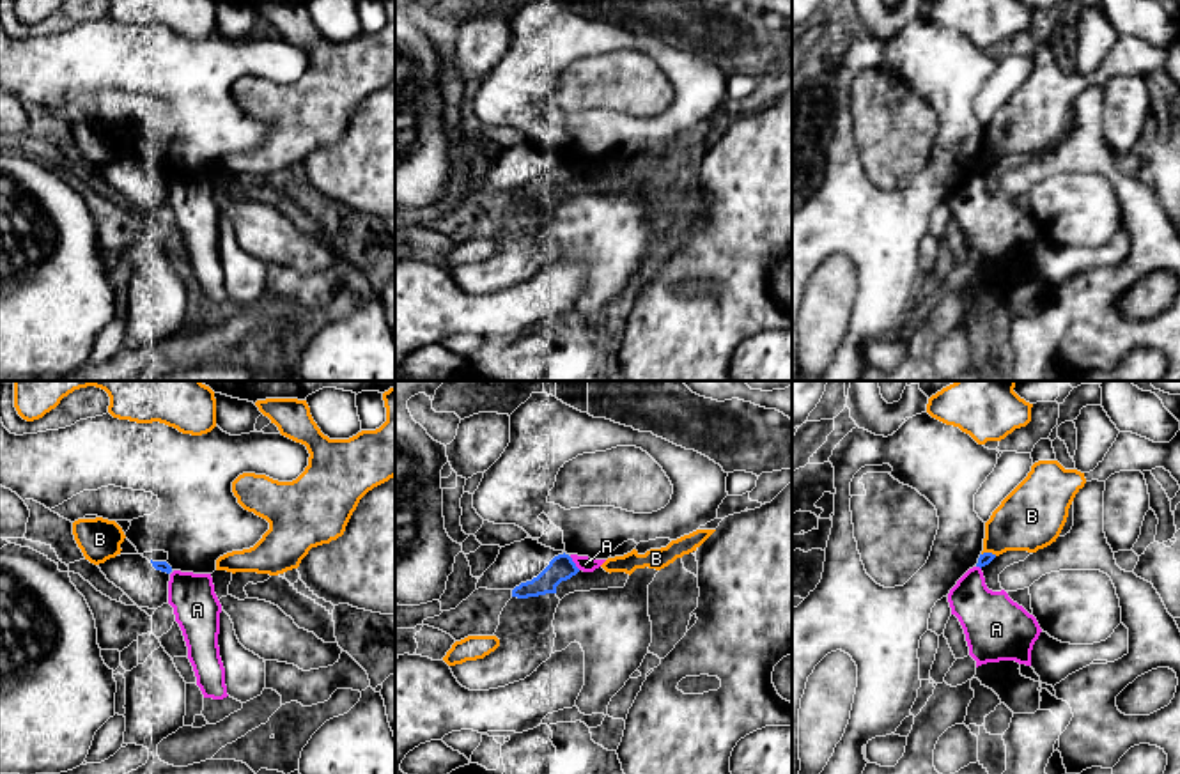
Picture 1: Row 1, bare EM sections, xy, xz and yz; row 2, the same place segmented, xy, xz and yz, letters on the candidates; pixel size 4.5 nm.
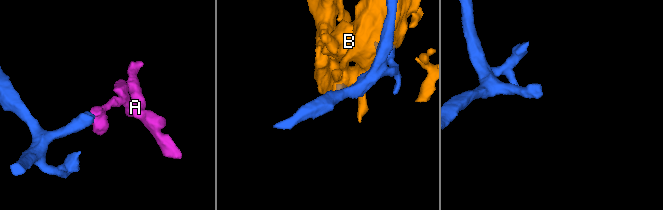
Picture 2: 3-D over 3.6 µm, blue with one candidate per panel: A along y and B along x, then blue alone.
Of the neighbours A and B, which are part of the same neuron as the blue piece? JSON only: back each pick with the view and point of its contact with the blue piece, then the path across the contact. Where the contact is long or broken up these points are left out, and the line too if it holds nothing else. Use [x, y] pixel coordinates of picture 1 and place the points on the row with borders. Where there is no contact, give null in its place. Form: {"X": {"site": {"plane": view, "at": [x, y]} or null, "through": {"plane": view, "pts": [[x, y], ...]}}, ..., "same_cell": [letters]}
{"same_cell": []}

